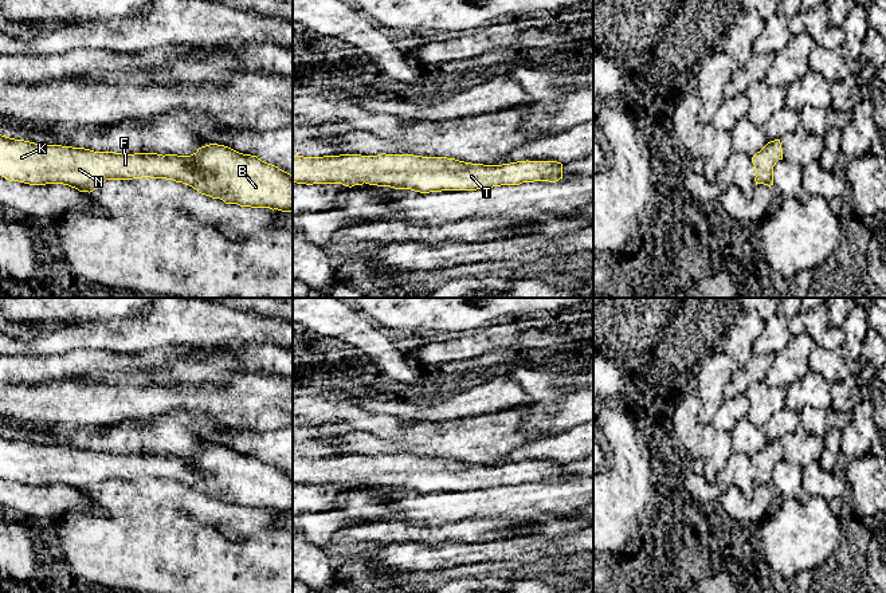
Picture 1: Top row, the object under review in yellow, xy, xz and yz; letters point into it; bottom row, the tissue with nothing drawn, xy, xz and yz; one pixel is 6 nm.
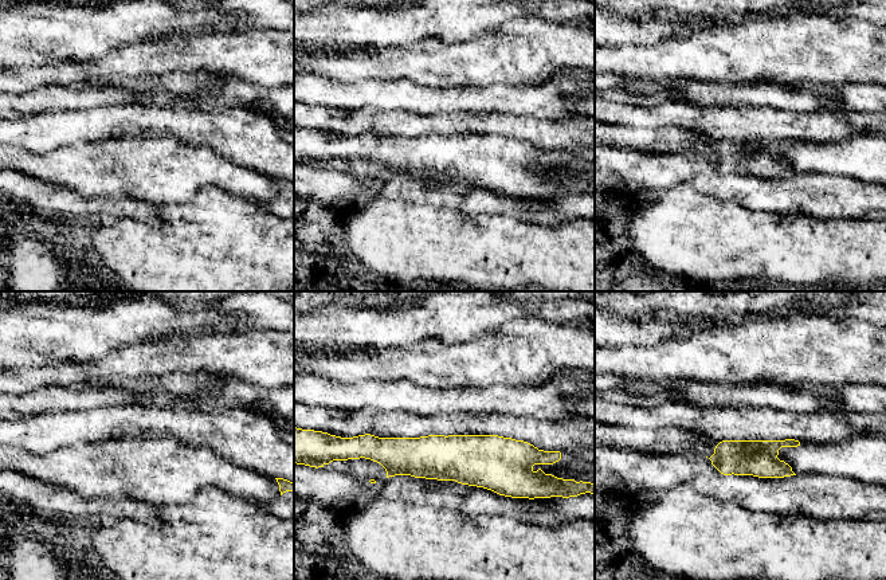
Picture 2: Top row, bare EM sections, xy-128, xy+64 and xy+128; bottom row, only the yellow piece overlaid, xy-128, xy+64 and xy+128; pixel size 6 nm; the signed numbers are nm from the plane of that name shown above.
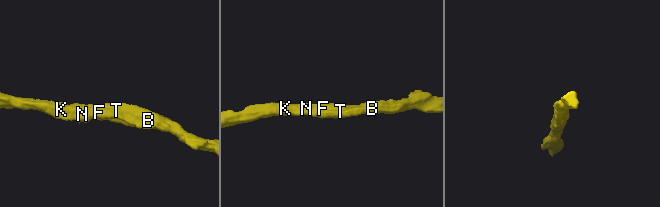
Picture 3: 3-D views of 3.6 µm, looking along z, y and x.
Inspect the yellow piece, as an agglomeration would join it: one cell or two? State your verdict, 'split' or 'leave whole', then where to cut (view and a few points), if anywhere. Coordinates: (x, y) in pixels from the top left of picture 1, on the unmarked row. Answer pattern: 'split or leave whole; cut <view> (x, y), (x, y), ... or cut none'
leave whole; cut none

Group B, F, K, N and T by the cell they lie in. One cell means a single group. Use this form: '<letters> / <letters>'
B F K N T

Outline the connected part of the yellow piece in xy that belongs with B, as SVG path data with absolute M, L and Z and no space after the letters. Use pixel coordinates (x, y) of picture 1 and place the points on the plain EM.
M0 435L0 476L30 486L63 484L89 494L106 480L166 479L189 486L199 494L220 499L226 504L293 513L293 475L256 456L243 455L217 444L201 447L191 456L124 455L62 445L38 445Z

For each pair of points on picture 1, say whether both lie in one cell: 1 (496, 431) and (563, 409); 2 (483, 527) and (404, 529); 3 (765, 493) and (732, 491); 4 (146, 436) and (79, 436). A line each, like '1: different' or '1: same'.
1: different
2: same
3: same
4: same

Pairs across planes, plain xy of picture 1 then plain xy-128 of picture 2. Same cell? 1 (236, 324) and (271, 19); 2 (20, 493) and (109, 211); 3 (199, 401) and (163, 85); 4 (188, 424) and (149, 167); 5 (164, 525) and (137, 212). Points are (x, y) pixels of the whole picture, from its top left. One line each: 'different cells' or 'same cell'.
1: same cell
2: same cell
3: same cell
4: different cells
5: different cells

